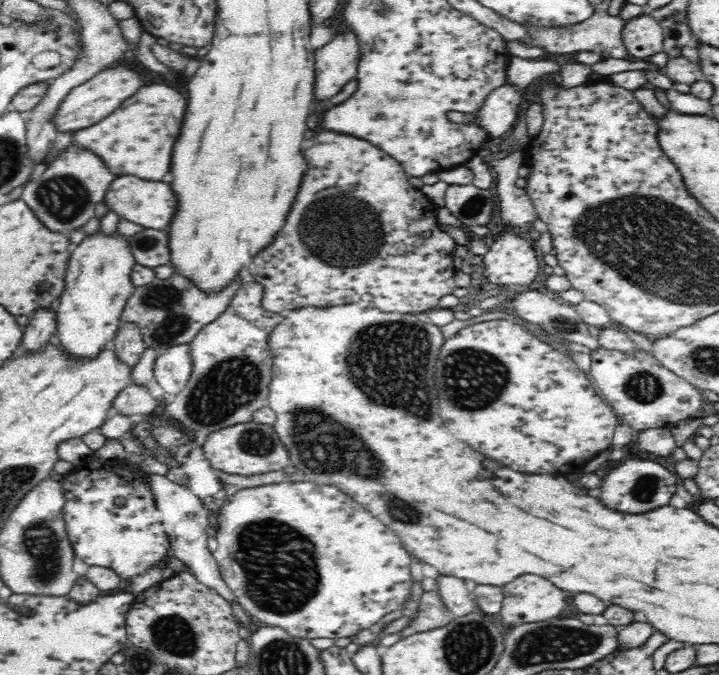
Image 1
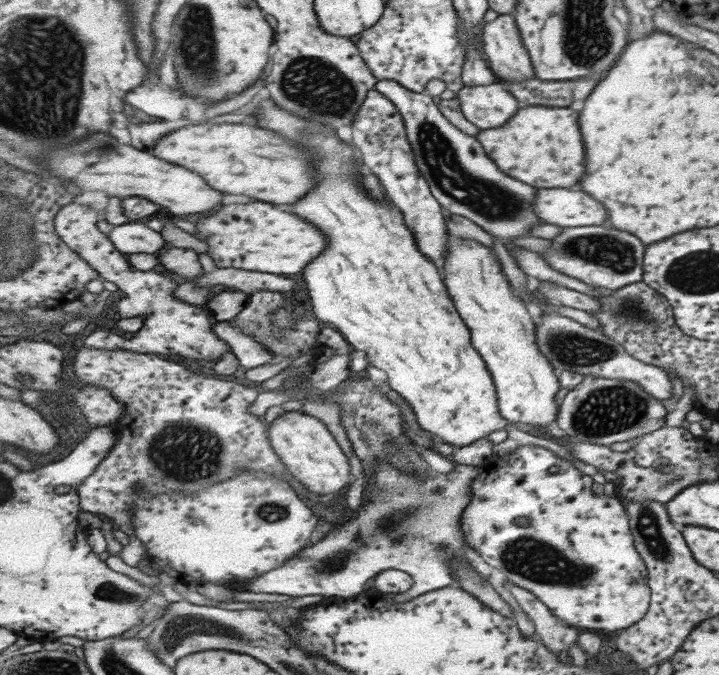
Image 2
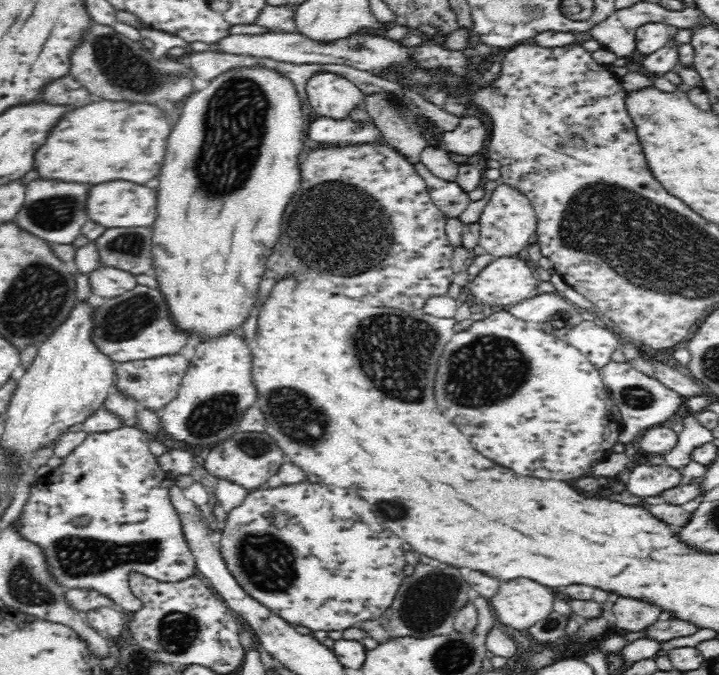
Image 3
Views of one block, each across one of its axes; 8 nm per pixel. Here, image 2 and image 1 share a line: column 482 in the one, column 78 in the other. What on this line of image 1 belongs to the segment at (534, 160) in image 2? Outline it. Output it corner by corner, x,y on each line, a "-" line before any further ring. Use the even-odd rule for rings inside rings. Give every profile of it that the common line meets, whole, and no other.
164,84
144,86
142,90
138,90
138,94
134,94
134,98
128,98
124,102
124,106
120,106
114,114
110,114
108,118
104,118
102,122
98,122
98,124
94,124
86,130
78,129
72,136
74,136
74,142
78,142
82,146
88,146
96,154
100,154
114,174
134,174
138,178
158,182
170,172
172,148
174,148
174,142
180,138
186,106
188,106
186,96
180,94
178,90
170,88
170,86
164,86

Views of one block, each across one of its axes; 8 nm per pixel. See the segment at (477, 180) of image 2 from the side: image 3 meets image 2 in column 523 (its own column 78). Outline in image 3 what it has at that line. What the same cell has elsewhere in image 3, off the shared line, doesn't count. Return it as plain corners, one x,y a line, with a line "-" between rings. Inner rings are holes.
32,180
26,185
23,208
16,214
18,226
50,243
72,244
78,235
82,234
82,227
88,222
88,216
86,216
88,192
90,192
90,184

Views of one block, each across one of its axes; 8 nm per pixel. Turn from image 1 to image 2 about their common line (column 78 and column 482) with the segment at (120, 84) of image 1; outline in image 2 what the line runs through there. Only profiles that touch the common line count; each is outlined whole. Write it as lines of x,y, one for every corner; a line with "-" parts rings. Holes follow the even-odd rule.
499,81
487,86
464,85
456,96
460,102
459,110
479,129
503,126
519,110
517,98
505,84

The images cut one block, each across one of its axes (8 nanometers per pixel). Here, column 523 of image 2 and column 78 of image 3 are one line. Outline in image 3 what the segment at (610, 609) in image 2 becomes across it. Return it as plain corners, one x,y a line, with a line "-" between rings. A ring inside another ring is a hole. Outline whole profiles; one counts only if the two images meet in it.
125,424
116,430
106,430
106,432
88,433
82,444
79,444
72,454
63,458
63,463
50,474
39,477
39,482
30,489
30,498
24,505
22,514
14,522
20,525
21,534
26,538
33,539
34,542
41,543
42,550
45,551
48,558
49,570
52,570
53,576
68,589
86,588
88,590
97,590
106,596
109,596
115,602
115,607
123,611
134,612
142,606
142,601
137,598
129,585
129,578
134,573
140,573
144,577
150,577
153,580
163,583
180,582
184,578
190,578
195,574
195,560
192,551
188,548
186,537
183,534
181,518
176,512
174,505
170,502
169,490
175,485
174,476
165,472
158,464
157,456
153,455
149,449
151,436
137,426
126,426

